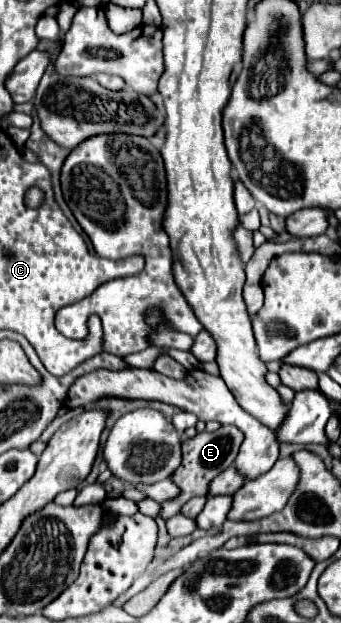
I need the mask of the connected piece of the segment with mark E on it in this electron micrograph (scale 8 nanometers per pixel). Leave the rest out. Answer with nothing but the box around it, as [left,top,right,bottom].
[161,425,243,520]

